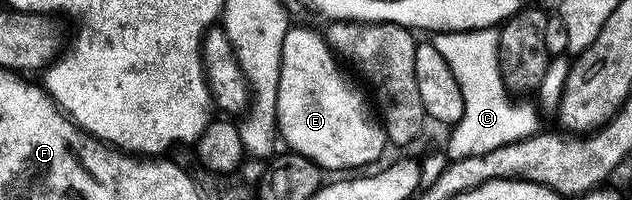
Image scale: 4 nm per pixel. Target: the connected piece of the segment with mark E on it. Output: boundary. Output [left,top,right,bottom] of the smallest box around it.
[277,26,387,173]

